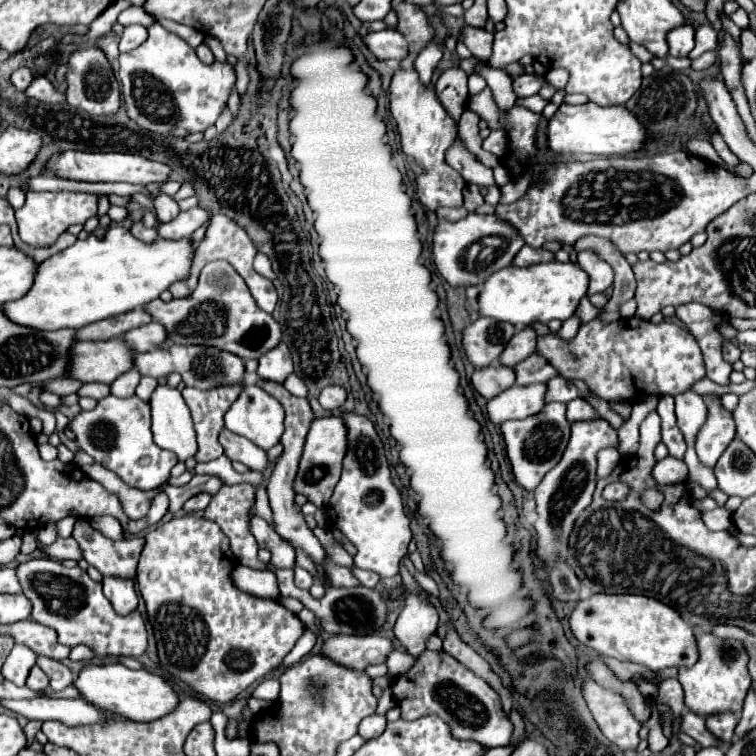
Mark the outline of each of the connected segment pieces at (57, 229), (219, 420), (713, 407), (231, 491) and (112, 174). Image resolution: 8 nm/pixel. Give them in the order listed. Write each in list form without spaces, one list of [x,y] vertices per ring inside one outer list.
[[[28,192],[26,204],[20,210],[16,210],[20,238],[28,244],[34,244],[34,246],[50,246],[70,224],[84,224],[90,216],[96,216],[96,206],[98,206],[96,194]]]
[[[218,386],[212,390],[184,388],[182,396],[192,412],[194,430],[198,436],[198,462],[210,462],[224,454],[218,434],[224,428],[224,414],[238,398],[242,386]]]
[[[704,394],[702,396],[708,408],[706,422],[696,434],[696,454],[704,466],[714,468],[722,452],[728,448],[728,444],[736,436],[736,426],[732,414],[722,406],[720,396],[716,394]]]
[[[250,484],[226,486],[218,494],[212,496],[212,502],[204,510],[204,518],[216,522],[222,528],[222,532],[230,538],[230,548],[232,548],[232,552],[234,552],[234,556],[238,558],[240,564],[256,568],[256,570],[266,570],[268,564],[258,558],[258,542],[254,540],[254,536],[248,530],[248,520],[250,520],[248,512],[250,512],[252,504],[254,504],[254,488]]]
[[[62,152],[52,156],[48,164],[48,172],[84,182],[130,182],[130,184],[150,184],[150,182],[166,182],[170,176],[170,166],[162,162],[150,162],[148,158],[138,158],[136,154],[90,154],[90,152]]]

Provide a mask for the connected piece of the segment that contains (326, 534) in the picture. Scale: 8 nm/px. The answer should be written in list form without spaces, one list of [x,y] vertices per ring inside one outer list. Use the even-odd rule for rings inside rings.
[[[316,527],[313,530],[313,533],[322,544],[326,555],[330,556],[333,562],[348,568],[354,564],[353,557],[342,546],[336,543],[332,533],[329,530]]]

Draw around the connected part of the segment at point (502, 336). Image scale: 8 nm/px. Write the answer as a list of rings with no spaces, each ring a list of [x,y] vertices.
[[[480,316],[476,322],[462,330],[462,346],[466,358],[474,368],[494,364],[514,332],[516,328],[508,322],[496,322],[492,318]]]

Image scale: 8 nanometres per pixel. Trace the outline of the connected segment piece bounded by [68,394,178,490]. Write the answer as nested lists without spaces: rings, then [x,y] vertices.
[[[136,394],[130,398],[106,396],[98,400],[94,410],[82,410],[76,418],[72,418],[68,428],[74,432],[78,446],[86,454],[118,474],[132,488],[152,490],[164,484],[170,476],[170,470],[178,462],[176,454],[170,454],[170,450],[162,450],[154,444],[150,430],[150,404],[140,400]]]

